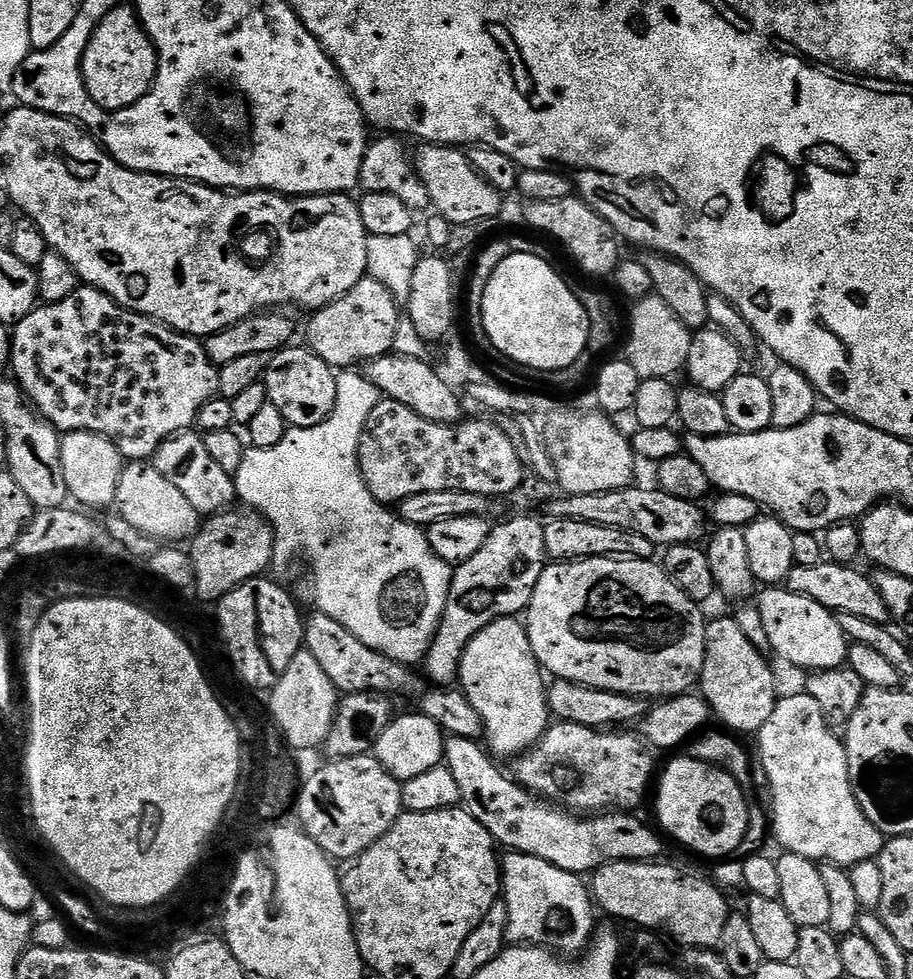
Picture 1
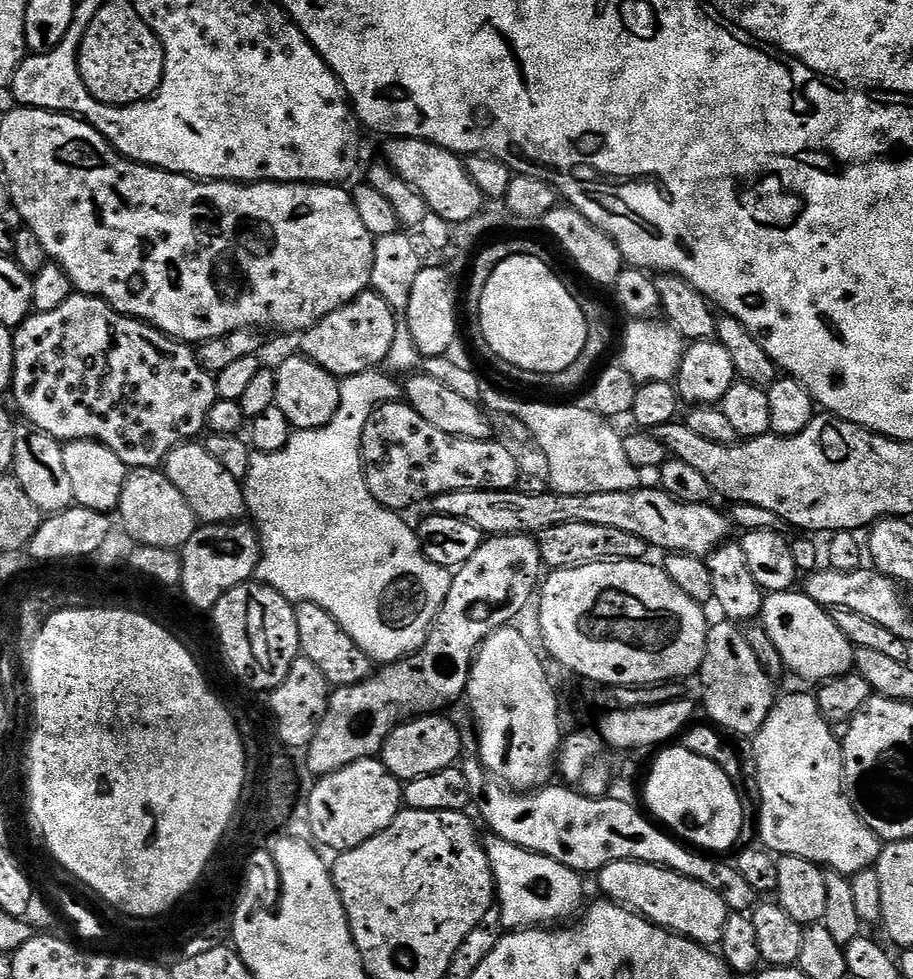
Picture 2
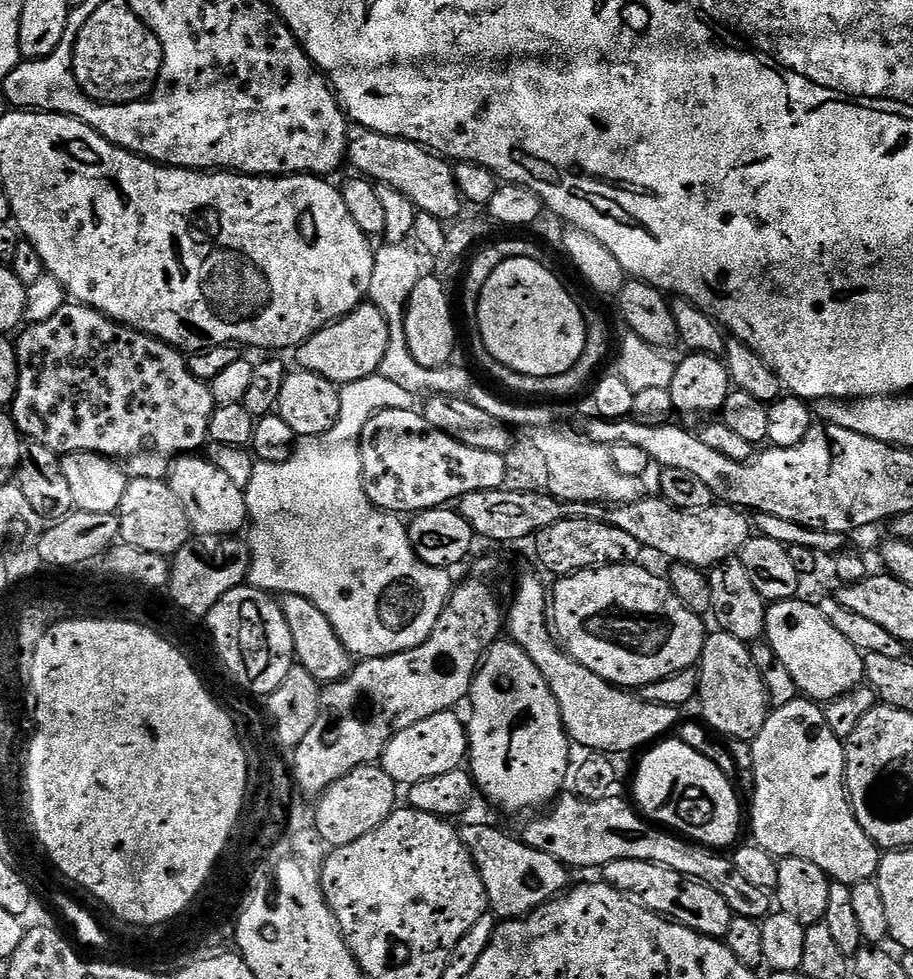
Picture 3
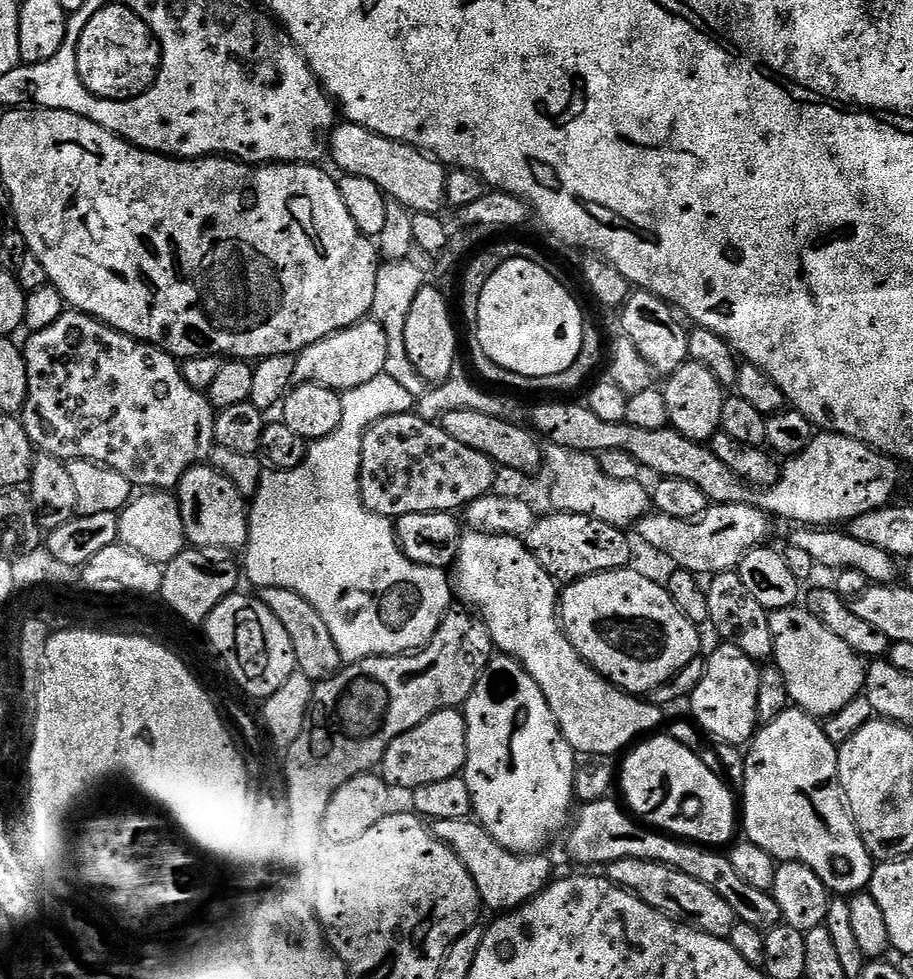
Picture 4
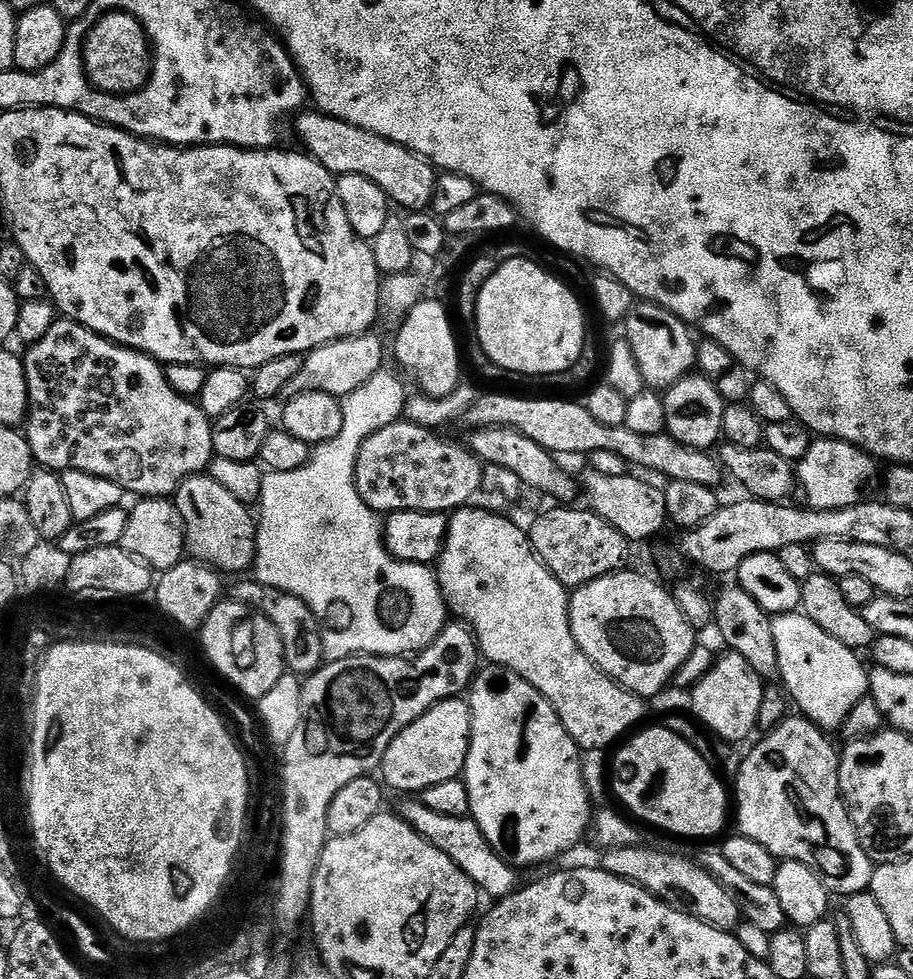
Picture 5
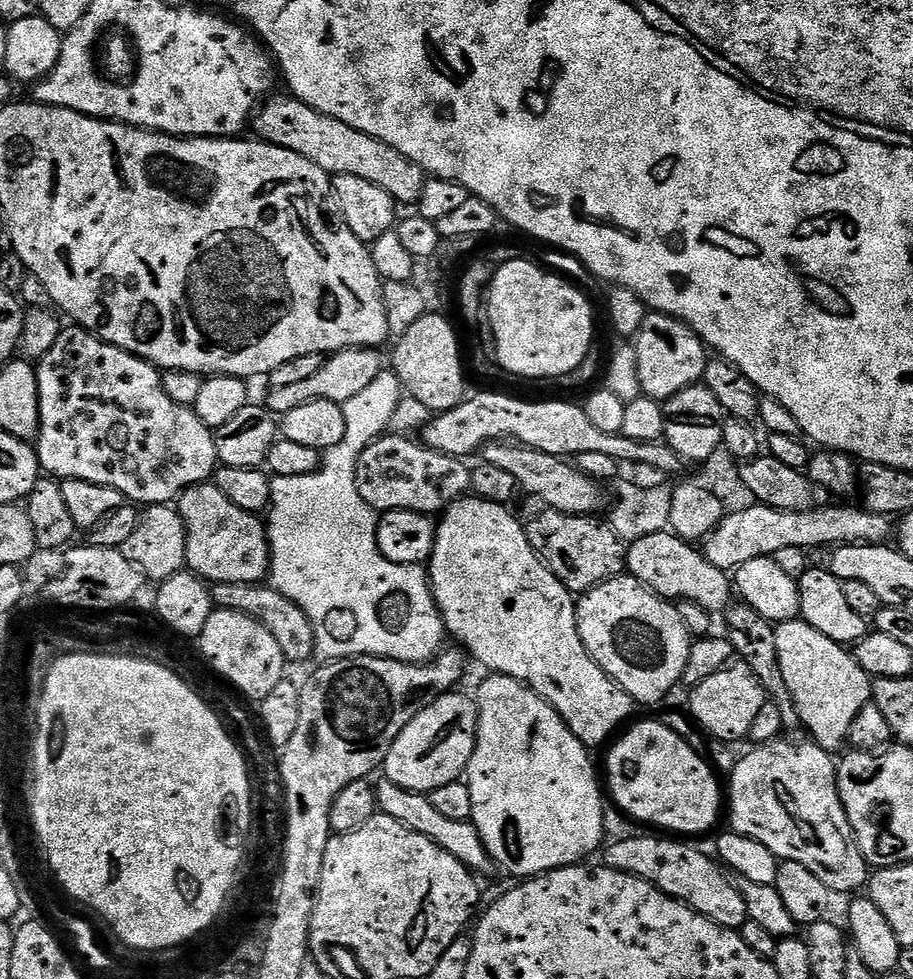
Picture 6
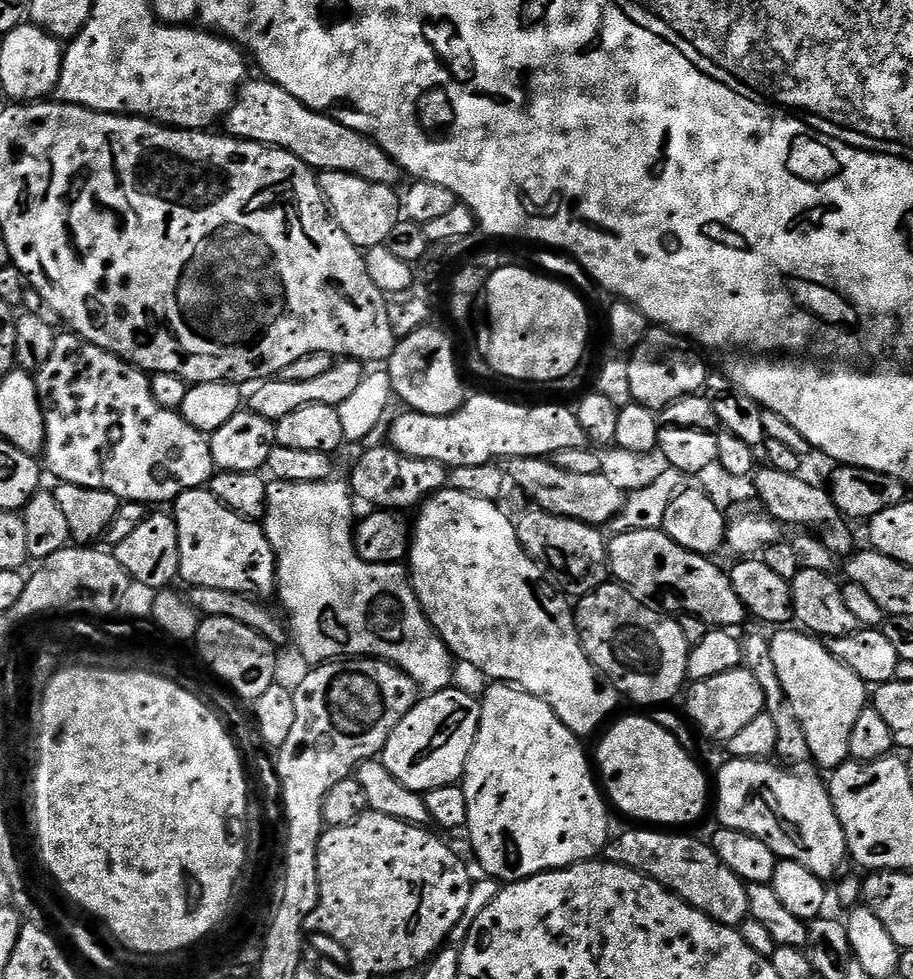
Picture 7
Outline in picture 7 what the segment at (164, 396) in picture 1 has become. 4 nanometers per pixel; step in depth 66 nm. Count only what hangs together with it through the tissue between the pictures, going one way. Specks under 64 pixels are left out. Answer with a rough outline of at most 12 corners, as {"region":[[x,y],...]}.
{"region":[[75,334],[35,373],[61,484],[164,504],[214,475],[149,373]]}

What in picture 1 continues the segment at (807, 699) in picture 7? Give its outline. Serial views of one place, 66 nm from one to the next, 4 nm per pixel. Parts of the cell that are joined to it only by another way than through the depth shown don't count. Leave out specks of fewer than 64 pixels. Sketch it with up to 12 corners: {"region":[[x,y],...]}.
{"region":[[763,589],[773,653],[809,673],[845,667],[837,613]]}

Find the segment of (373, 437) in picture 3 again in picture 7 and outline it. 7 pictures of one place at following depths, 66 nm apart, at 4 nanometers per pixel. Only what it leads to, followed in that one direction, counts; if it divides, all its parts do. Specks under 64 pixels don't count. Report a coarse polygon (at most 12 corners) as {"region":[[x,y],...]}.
{"region":[[391,446],[355,457],[350,491],[376,510],[424,503],[449,483],[438,462]]}

